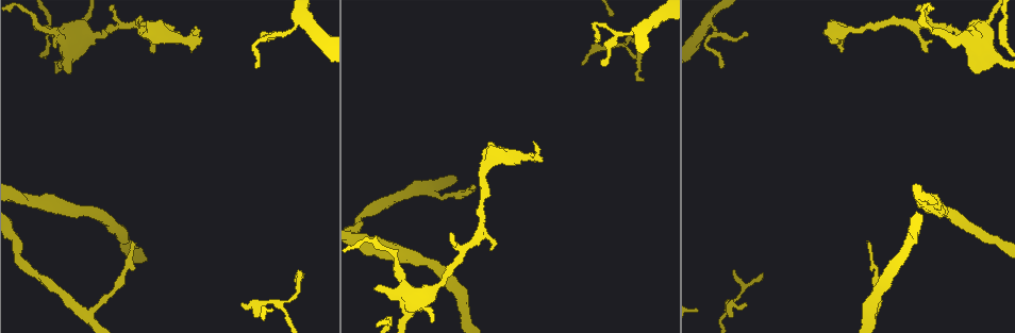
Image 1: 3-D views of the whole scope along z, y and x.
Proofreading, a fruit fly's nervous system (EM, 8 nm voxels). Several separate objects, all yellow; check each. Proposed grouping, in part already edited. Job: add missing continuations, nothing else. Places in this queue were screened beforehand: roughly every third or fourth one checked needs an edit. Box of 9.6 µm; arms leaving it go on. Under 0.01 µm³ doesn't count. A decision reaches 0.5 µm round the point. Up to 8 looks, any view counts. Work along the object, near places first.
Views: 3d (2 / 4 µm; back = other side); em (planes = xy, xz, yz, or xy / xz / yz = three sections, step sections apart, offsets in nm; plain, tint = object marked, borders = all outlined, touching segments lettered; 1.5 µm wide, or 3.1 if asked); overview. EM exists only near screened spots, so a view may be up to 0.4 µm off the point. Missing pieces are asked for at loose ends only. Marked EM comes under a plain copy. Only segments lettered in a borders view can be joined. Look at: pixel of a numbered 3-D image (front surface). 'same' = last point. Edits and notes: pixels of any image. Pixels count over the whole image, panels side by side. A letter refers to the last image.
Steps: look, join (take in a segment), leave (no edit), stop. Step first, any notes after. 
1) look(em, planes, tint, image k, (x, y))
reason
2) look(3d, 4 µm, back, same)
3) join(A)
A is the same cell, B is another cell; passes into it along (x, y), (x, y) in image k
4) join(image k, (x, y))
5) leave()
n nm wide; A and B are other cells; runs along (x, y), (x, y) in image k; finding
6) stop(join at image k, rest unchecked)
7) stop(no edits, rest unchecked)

look(3d, 4 µm, image 1, (65, 70))
free end

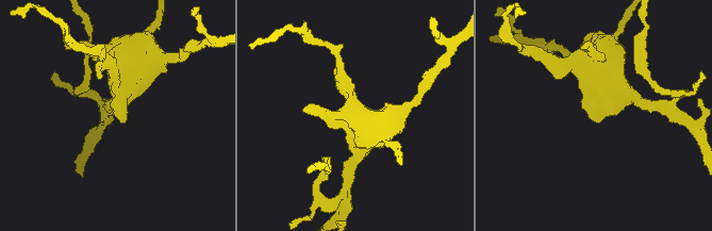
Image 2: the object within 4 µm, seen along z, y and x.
look(em, yz, step 8, borders, image 2, (117, 117))

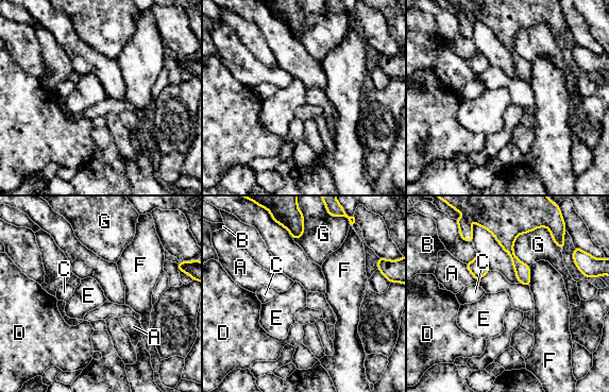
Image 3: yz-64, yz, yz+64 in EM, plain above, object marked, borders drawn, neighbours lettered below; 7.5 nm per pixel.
look(em, planes, borders, same)
another direction

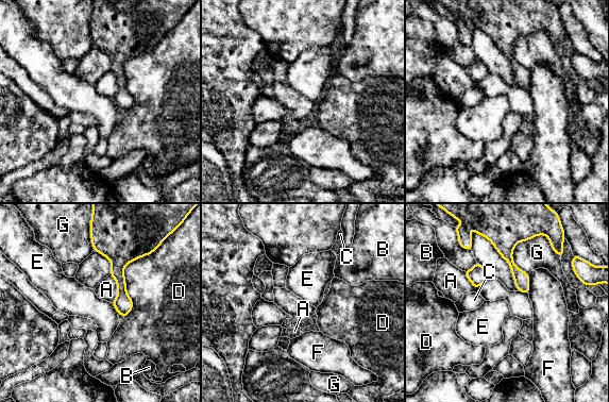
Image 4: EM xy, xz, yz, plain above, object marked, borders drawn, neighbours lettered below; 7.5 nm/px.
leave()
A, B, C, D, E, F and G are other cells; runs along (98, 245), (117, 261), (124, 313) in image 4; none of them fits

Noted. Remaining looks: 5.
look(em, planes, borders, image 1, (476, 186))
branch stops here

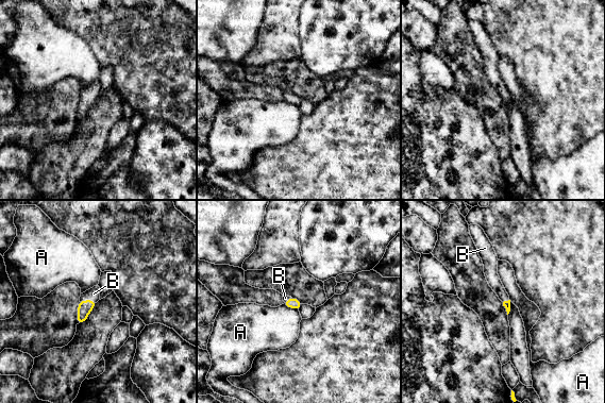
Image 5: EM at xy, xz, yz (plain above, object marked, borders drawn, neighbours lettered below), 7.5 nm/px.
join(B)
B is the same cell, A is another cell; the neuron continues

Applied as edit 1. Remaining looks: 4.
look(em, xy, step 8, tint, image 1, (644, 81))
thin end

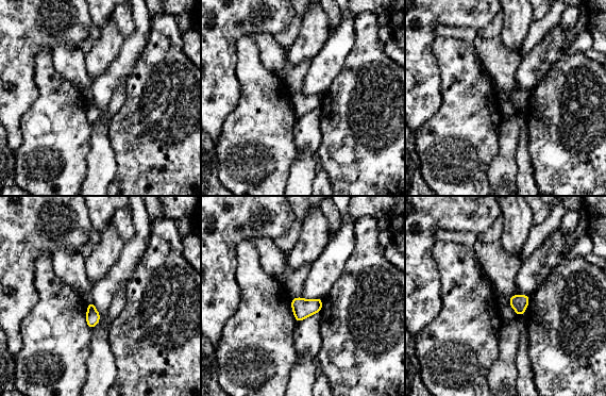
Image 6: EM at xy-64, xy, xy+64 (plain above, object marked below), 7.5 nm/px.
look(em, planes, borders, same)
cut it another way

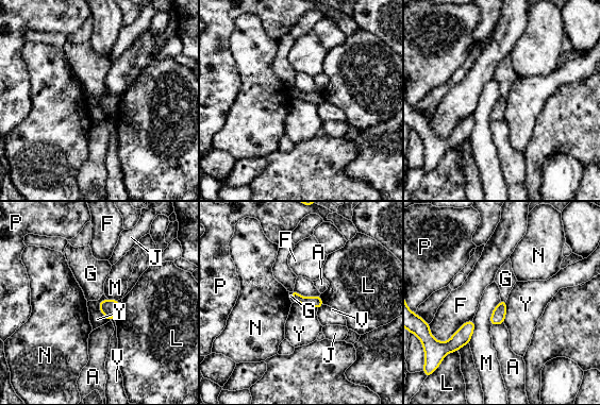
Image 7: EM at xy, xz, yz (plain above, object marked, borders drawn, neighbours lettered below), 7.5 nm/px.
leave()
A, F, G, J, L, M, N, P, V and Y are other cells; border along (116, 313), (111, 320) in image 7; no lettered segment goes on from it

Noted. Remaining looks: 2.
stop(join at image 5, rest unchecked)

